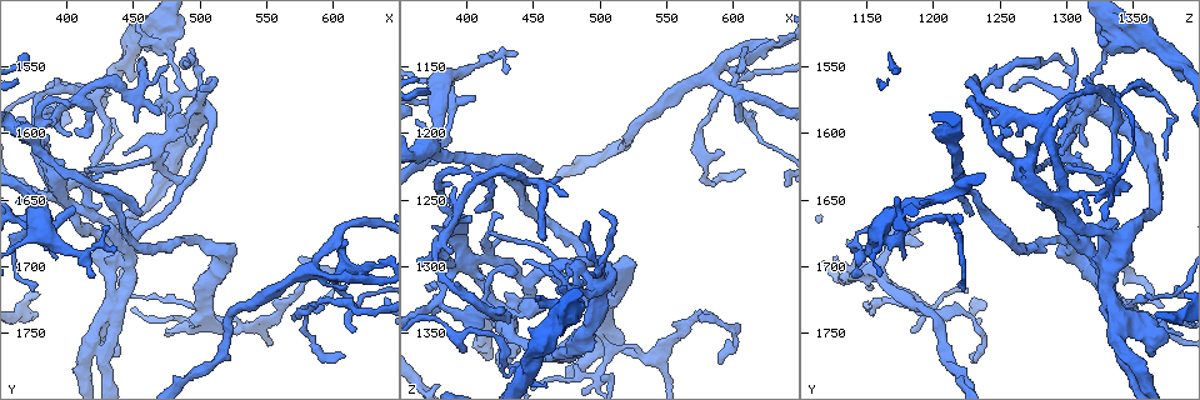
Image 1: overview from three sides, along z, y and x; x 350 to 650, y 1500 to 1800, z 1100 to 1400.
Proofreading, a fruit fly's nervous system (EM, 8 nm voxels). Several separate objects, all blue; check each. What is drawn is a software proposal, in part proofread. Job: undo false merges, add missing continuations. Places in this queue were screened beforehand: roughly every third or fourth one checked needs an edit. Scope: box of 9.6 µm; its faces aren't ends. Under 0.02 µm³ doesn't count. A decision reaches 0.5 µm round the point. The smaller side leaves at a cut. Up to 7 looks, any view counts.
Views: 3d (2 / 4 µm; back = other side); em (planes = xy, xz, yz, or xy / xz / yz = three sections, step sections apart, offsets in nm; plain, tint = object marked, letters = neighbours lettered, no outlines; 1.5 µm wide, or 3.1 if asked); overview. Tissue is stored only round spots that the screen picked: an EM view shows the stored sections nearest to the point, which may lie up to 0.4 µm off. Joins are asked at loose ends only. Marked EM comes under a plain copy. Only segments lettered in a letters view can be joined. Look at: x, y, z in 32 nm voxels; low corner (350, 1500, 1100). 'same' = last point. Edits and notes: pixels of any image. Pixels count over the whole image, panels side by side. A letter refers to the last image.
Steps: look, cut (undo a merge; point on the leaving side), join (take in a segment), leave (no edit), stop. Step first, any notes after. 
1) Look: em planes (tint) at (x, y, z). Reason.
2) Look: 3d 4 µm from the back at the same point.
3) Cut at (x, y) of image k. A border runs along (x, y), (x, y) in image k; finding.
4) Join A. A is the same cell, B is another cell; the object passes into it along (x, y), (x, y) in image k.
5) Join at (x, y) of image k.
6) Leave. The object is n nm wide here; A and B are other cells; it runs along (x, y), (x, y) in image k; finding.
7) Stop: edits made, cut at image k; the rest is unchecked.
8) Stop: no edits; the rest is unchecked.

Look: em yz step 8 (tint) at (610, 1768, 1230). An open end.

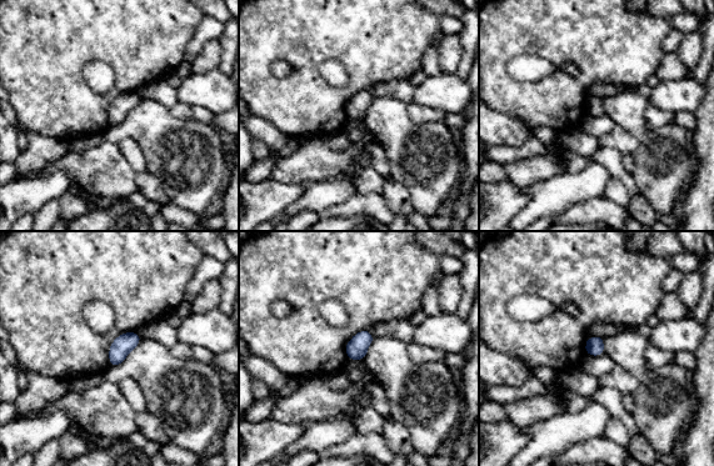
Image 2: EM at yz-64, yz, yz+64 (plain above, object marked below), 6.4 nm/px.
Look: em planes (letters) at the same point.

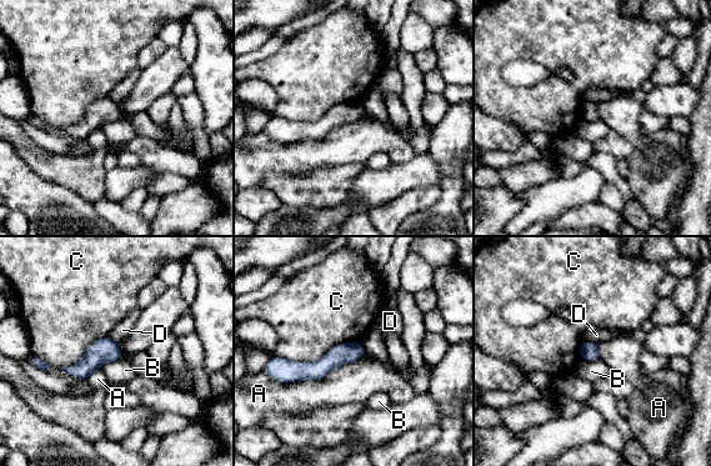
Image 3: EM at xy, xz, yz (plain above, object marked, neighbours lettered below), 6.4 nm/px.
Leave. A, B, C and D are other cells; it runs along (361, 351), (299, 375) in image 3; no lettered segment goes on from it.

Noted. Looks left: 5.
Look: em planes (letters) at (608, 1686, 1188). Branch stops here.

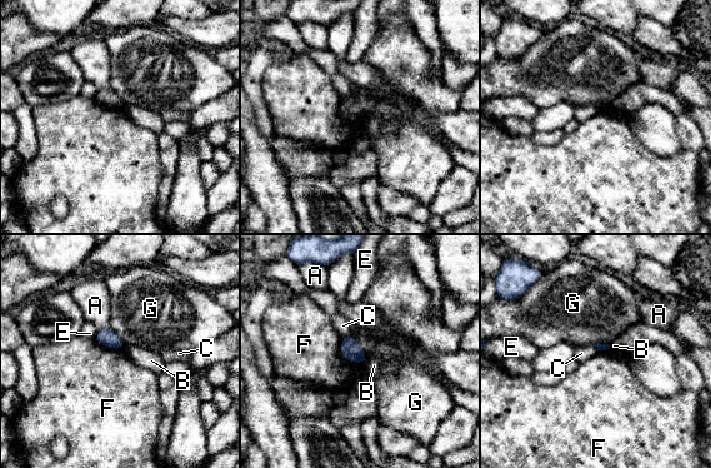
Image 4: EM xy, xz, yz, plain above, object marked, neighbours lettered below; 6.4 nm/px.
Leave. The longest contact is with F, 220 nm; A, B, C, E, F and G are other cells; a border runs along (341, 337), (341, 354), (364, 363) in image 4; no lettered segment goes on from it.

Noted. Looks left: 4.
Look: 3d 4 µm at (608, 1680, 1134). Free end.

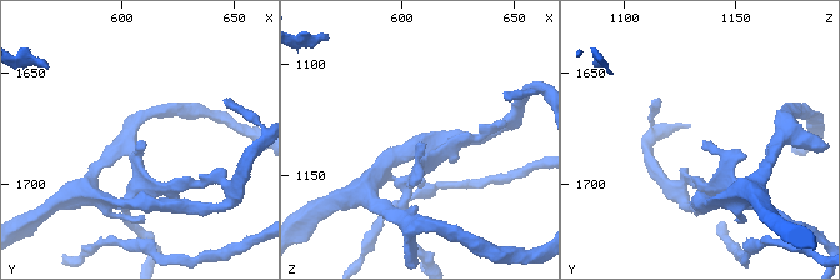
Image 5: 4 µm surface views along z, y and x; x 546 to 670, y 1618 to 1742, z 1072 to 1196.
Look: em xy step 4 (letters) at (607, 1680, 1136).

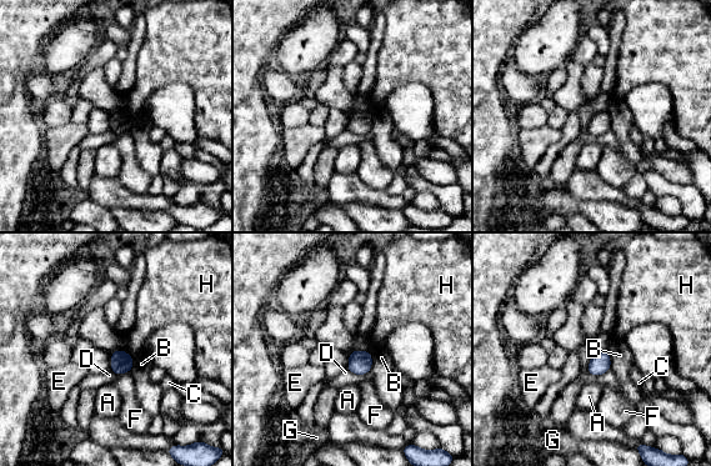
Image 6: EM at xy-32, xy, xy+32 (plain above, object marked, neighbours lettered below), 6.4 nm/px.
Leave. The object is 140 nm wide here; the longest contact is with D, 150 nm; A, B, C, D, E, F, G and H are other cells; none of them fits.

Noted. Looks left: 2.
Stop: no edits; the rest is unchecked.

